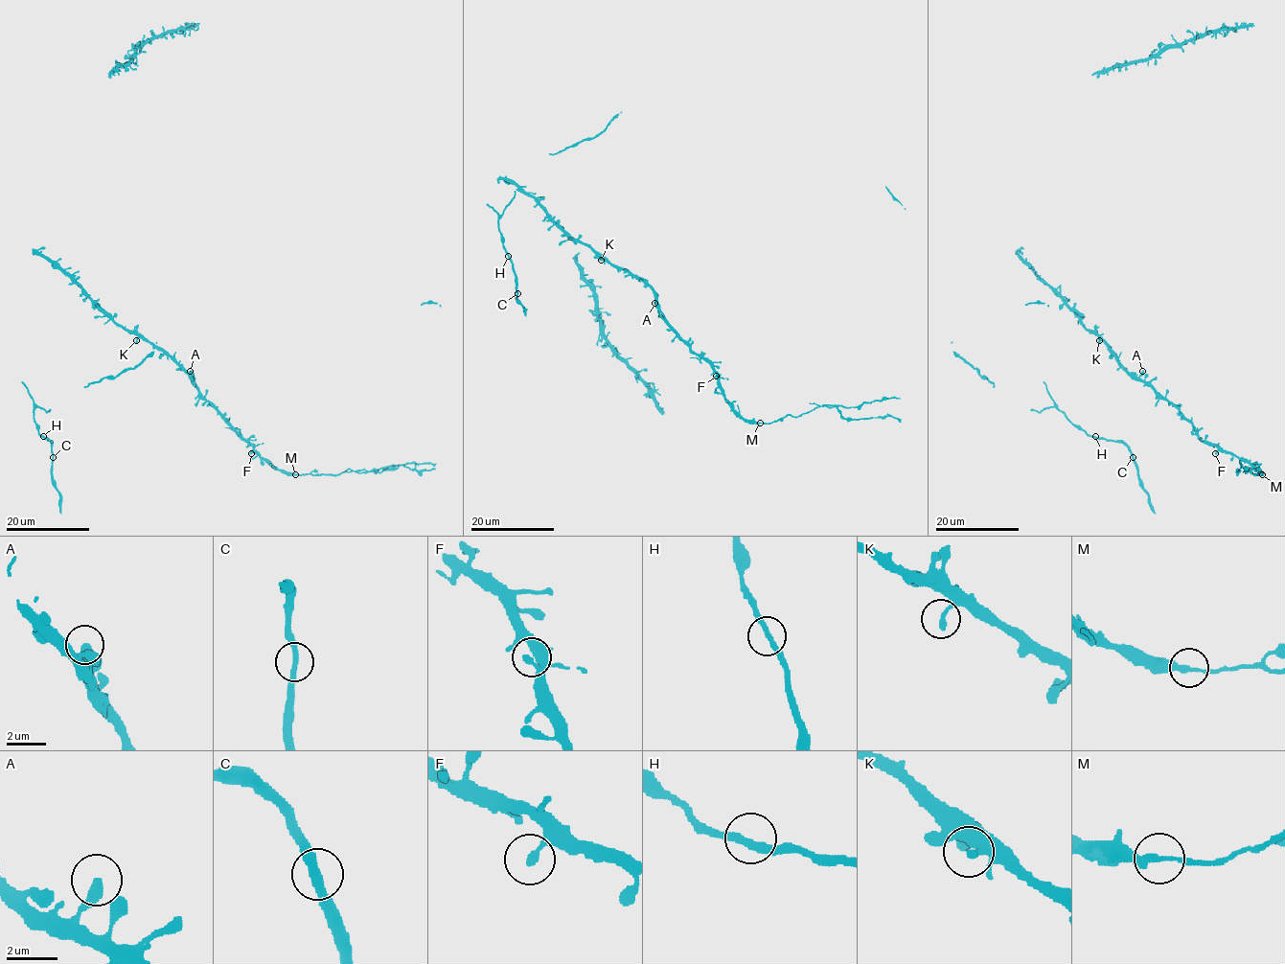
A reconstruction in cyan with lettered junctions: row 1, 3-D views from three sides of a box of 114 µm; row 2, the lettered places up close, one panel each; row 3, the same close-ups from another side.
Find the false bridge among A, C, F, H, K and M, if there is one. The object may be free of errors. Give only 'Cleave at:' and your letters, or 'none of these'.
Cleave at: M

